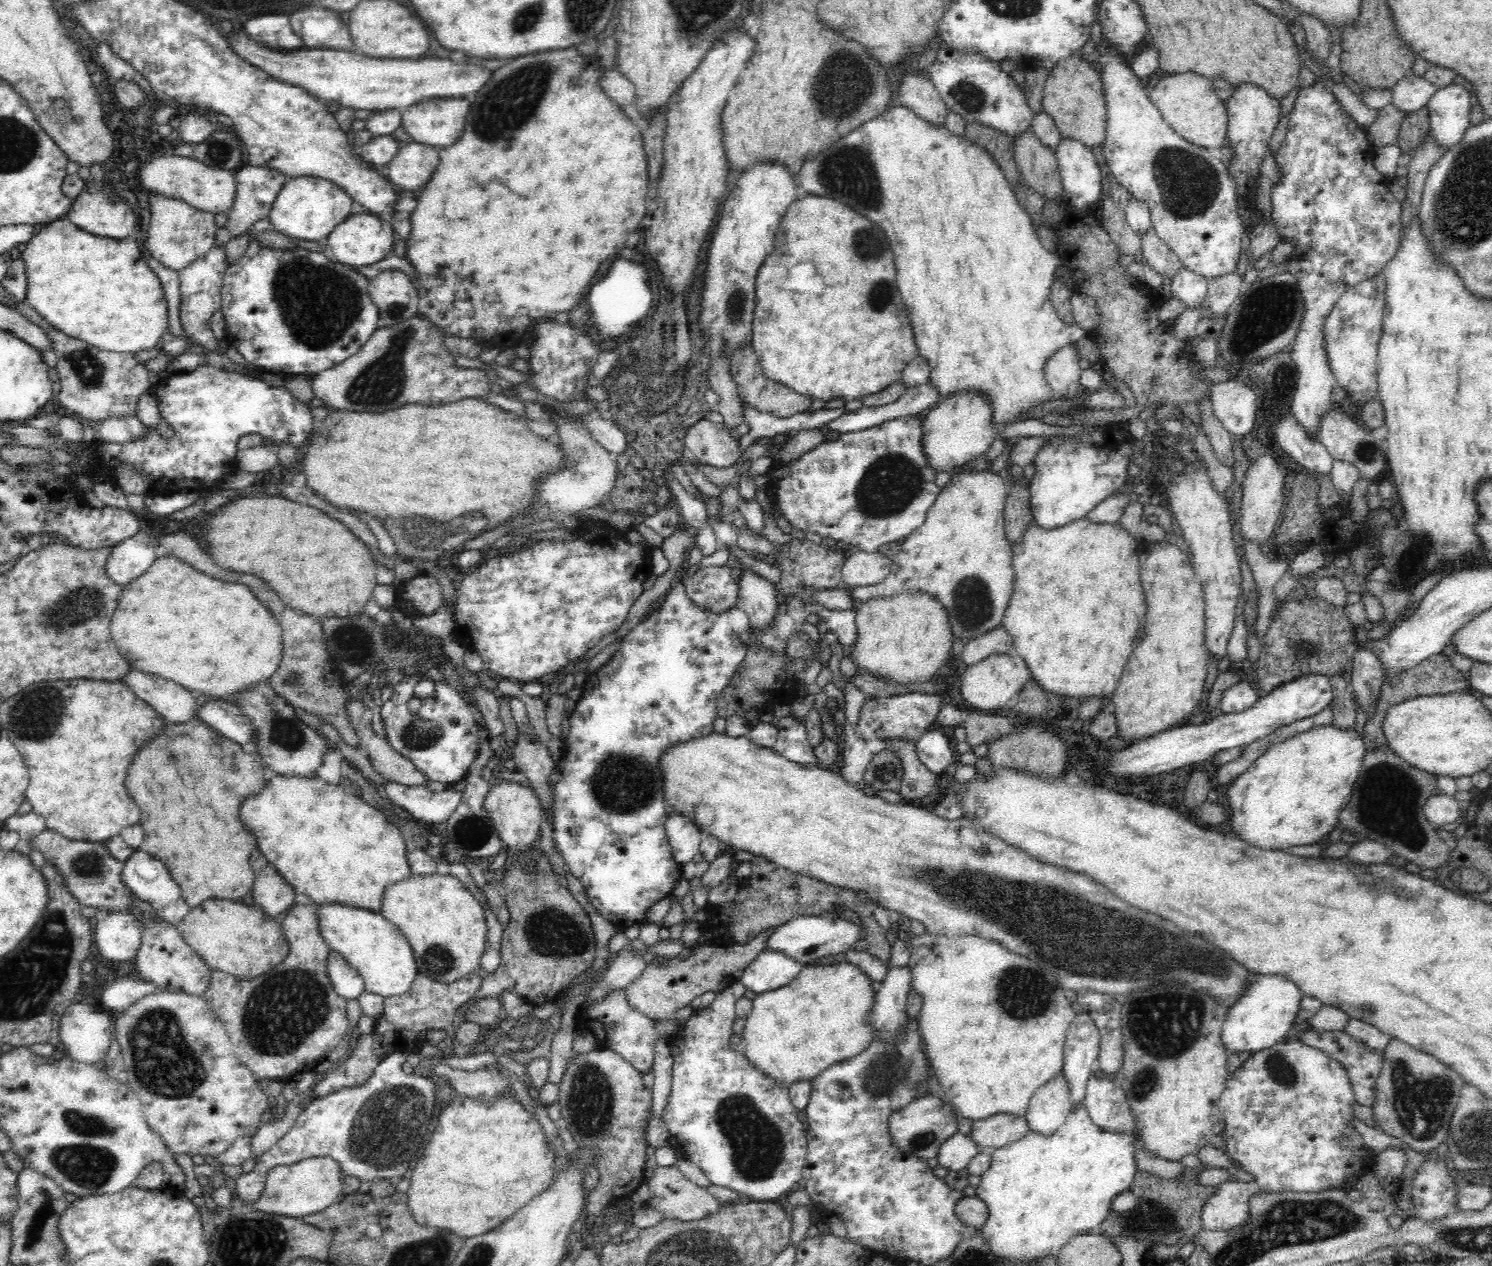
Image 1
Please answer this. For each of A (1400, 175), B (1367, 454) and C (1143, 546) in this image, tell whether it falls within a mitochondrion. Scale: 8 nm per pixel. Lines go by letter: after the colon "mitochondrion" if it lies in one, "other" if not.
A: other
B: mitochondrion
C: other

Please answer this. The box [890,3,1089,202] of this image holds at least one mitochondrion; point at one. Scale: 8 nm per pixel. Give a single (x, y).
(969, 96)

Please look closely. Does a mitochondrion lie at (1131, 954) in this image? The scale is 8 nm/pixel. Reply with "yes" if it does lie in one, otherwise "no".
yes

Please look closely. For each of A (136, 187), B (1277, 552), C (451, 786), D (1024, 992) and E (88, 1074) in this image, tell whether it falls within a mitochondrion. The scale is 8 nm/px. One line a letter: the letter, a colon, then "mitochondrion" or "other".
A: other
B: other
C: other
D: mitochondrion
E: other

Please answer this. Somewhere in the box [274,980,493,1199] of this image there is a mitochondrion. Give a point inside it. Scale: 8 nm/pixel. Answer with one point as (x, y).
(384, 1136)

